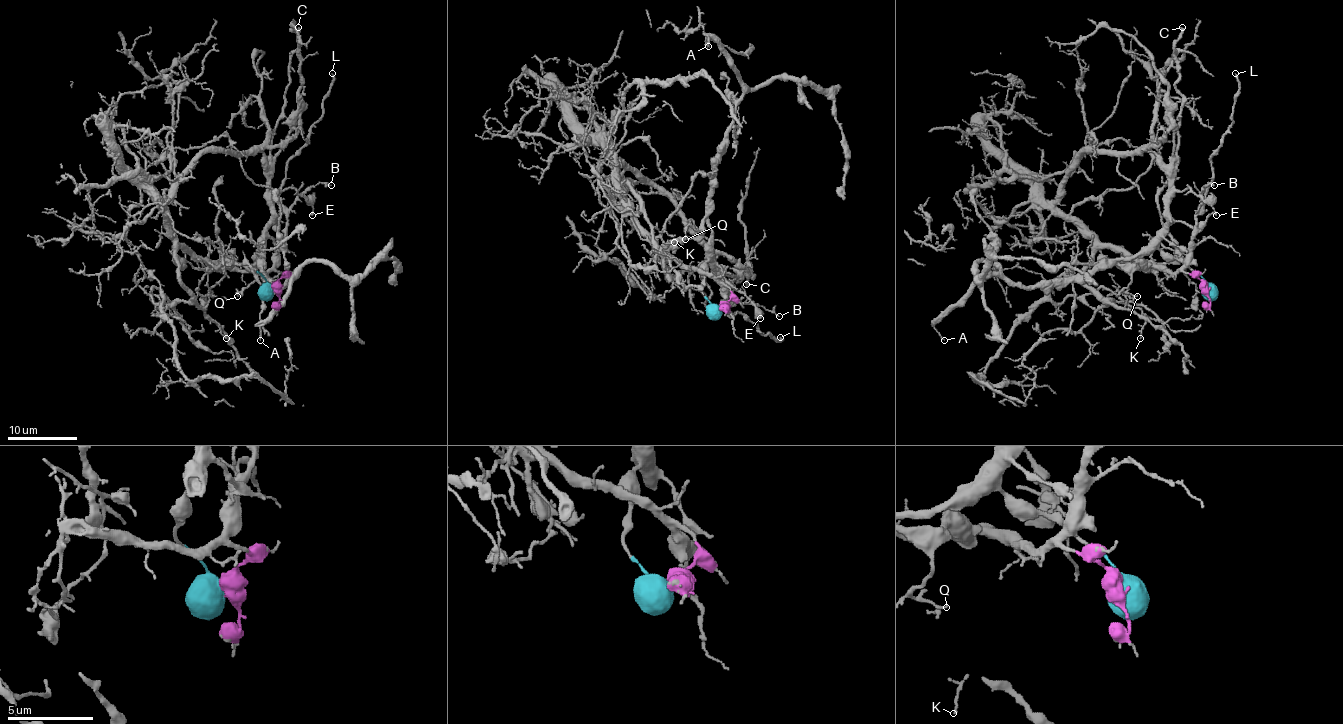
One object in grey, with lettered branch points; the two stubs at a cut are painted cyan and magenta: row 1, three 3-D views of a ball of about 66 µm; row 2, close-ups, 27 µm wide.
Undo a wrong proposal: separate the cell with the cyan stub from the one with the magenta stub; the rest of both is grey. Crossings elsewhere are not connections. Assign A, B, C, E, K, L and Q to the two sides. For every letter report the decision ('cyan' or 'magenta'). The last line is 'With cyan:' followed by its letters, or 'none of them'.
A: cyan
B: magenta
C: cyan
E: cyan
K: magenta
L: magenta
Q: cyan
With cyan: A, C, E, Q

